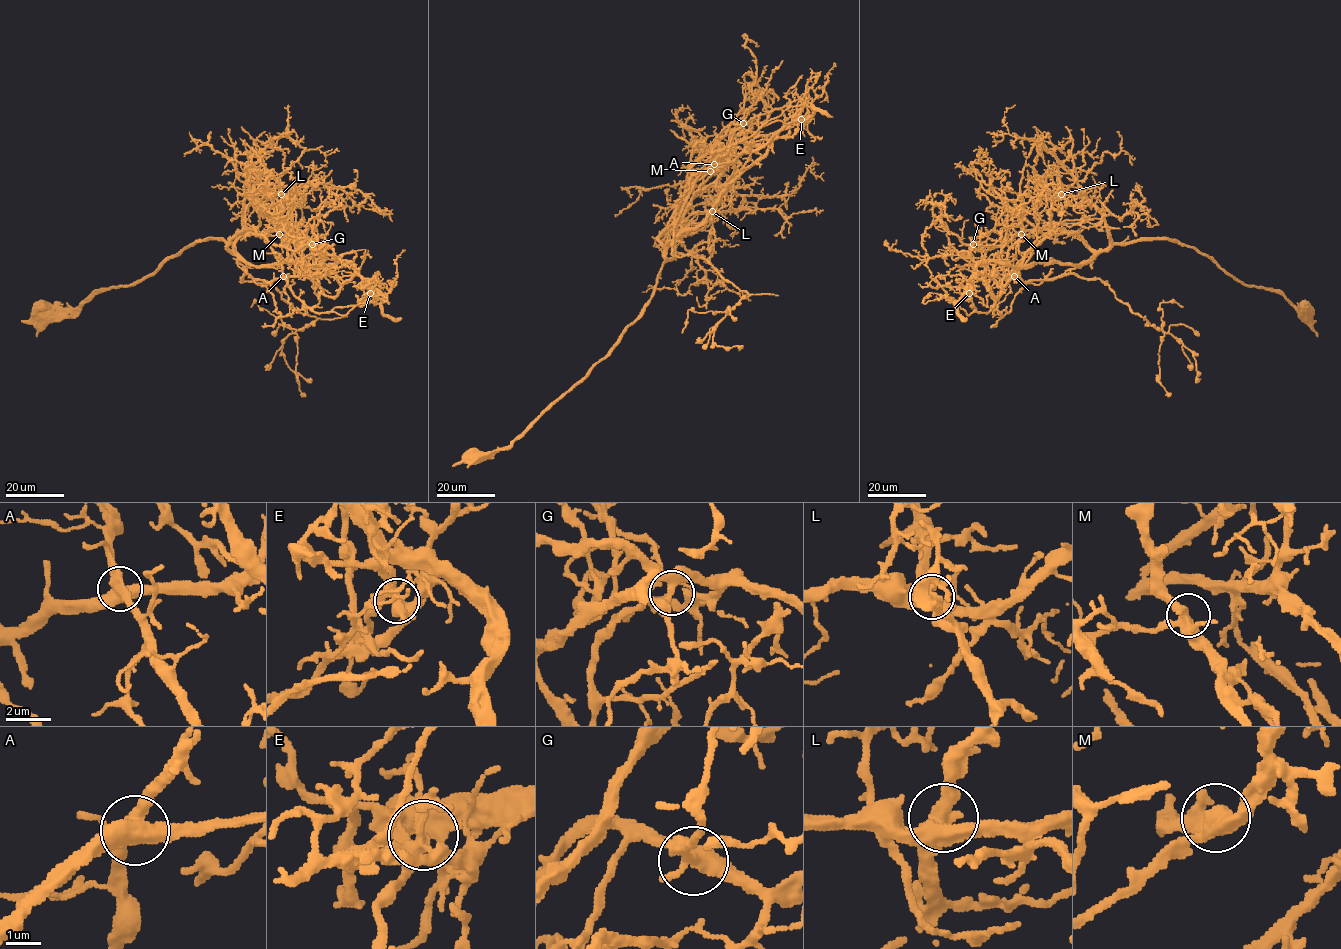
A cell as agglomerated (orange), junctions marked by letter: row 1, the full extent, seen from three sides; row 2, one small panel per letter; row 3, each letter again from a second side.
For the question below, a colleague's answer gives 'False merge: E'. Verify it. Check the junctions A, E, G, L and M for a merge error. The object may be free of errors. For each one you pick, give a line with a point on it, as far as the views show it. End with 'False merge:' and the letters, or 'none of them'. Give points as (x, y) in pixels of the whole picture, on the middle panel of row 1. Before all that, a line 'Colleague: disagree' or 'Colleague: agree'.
Colleague: disagree
A: at (714, 164)
False merge: A

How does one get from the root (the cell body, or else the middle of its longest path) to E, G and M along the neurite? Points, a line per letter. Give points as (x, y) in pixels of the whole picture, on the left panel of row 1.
E: (42, 308), (76, 308), (96, 291), (133, 286), (207, 238), (229, 242), (254, 266), (349, 262), (370, 293)
G: (42, 308), (133, 286), (207, 238), (231, 251), (250, 229), (292, 250), (312, 244)
M: (42, 308), (76, 308), (96, 291), (133, 286), (207, 238), (231, 251), (240, 231), (279, 234)

